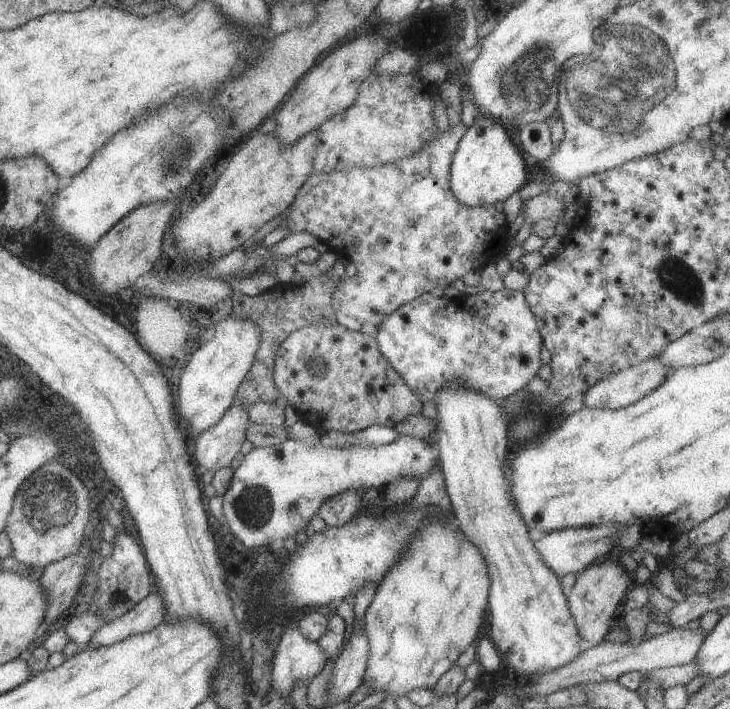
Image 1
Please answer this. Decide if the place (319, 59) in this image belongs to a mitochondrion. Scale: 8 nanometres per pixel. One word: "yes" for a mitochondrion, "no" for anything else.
no

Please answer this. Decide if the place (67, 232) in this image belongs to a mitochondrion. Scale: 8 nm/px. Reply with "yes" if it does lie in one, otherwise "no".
no

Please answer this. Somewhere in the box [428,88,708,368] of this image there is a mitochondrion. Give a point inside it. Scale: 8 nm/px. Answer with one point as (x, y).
(683, 284)

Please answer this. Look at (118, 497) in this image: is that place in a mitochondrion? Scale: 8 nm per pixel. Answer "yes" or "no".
no

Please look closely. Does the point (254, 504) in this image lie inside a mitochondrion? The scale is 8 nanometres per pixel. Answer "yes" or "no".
yes

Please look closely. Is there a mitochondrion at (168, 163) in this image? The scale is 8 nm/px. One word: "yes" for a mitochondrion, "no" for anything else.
yes

